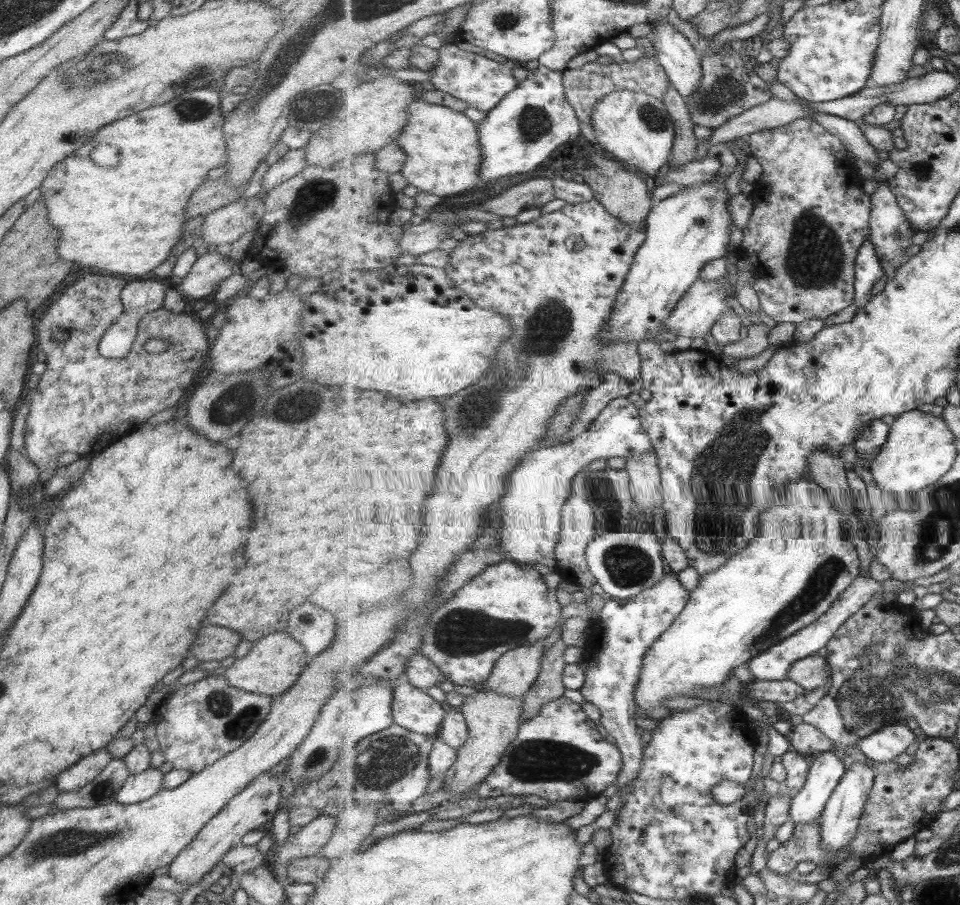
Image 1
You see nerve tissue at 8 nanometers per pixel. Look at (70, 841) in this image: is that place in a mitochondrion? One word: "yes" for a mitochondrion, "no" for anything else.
yes

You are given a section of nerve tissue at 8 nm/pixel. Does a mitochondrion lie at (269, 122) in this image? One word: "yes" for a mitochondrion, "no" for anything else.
no

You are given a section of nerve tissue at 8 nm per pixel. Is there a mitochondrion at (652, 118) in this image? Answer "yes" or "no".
yes

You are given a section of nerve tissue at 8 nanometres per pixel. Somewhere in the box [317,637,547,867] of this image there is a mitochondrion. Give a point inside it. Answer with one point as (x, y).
(381, 763)

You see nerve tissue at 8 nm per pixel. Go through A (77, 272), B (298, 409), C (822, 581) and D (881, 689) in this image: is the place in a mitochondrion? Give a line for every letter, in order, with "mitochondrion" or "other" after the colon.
A: other
B: mitochondrion
C: mitochondrion
D: mitochondrion

